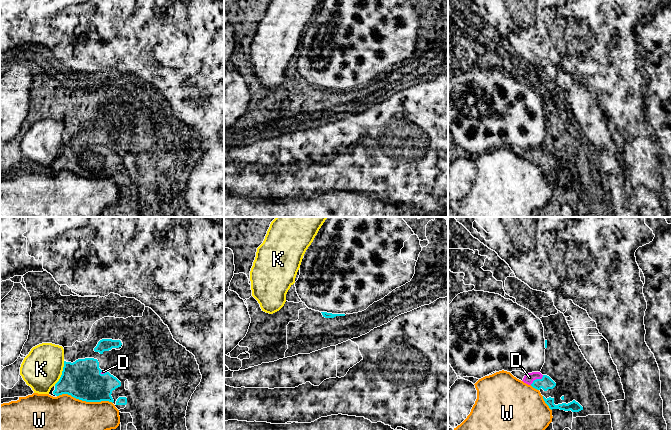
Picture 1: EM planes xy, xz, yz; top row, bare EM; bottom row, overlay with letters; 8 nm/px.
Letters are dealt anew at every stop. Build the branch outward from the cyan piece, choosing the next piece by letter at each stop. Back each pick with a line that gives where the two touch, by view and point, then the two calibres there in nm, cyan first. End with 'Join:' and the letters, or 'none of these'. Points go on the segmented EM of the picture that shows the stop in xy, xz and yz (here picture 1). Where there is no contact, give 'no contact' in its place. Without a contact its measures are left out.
D: contact yz (536, 379); calibres 100 and 80 nm
Join: D

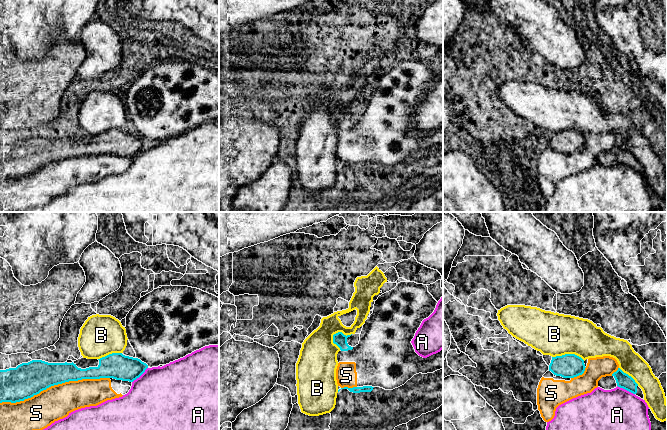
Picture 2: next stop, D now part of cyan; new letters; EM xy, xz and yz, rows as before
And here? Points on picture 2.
Join: none of these

